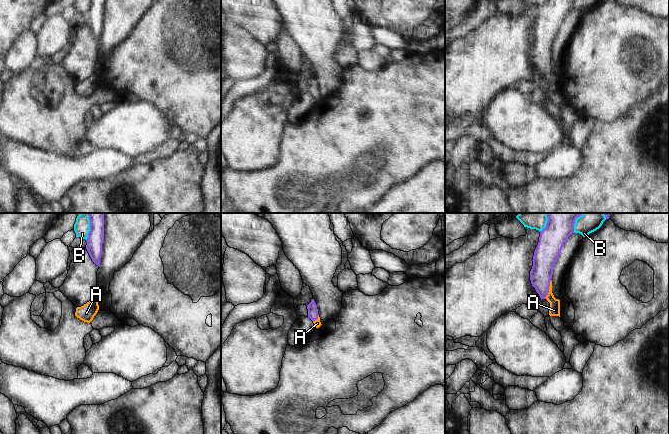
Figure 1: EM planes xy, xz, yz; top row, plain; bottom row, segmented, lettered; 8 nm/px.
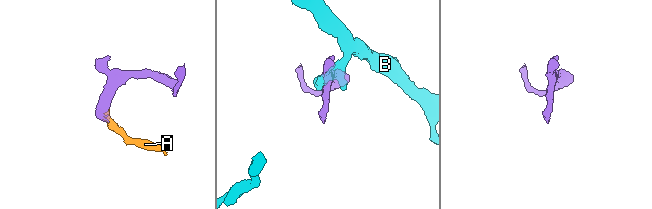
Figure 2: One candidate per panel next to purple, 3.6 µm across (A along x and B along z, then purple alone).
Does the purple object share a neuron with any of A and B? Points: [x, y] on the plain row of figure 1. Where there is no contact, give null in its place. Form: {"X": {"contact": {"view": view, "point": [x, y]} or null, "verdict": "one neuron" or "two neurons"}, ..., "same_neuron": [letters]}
{"A": {"contact": {"view": "yz", "point": [548, 66]}, "verdict": "one neuron"}, "B": {"contact": {"view": "xy", "point": [89, 8]}, "verdict": "two neurons"}, "same_neuron": ["A"]}

